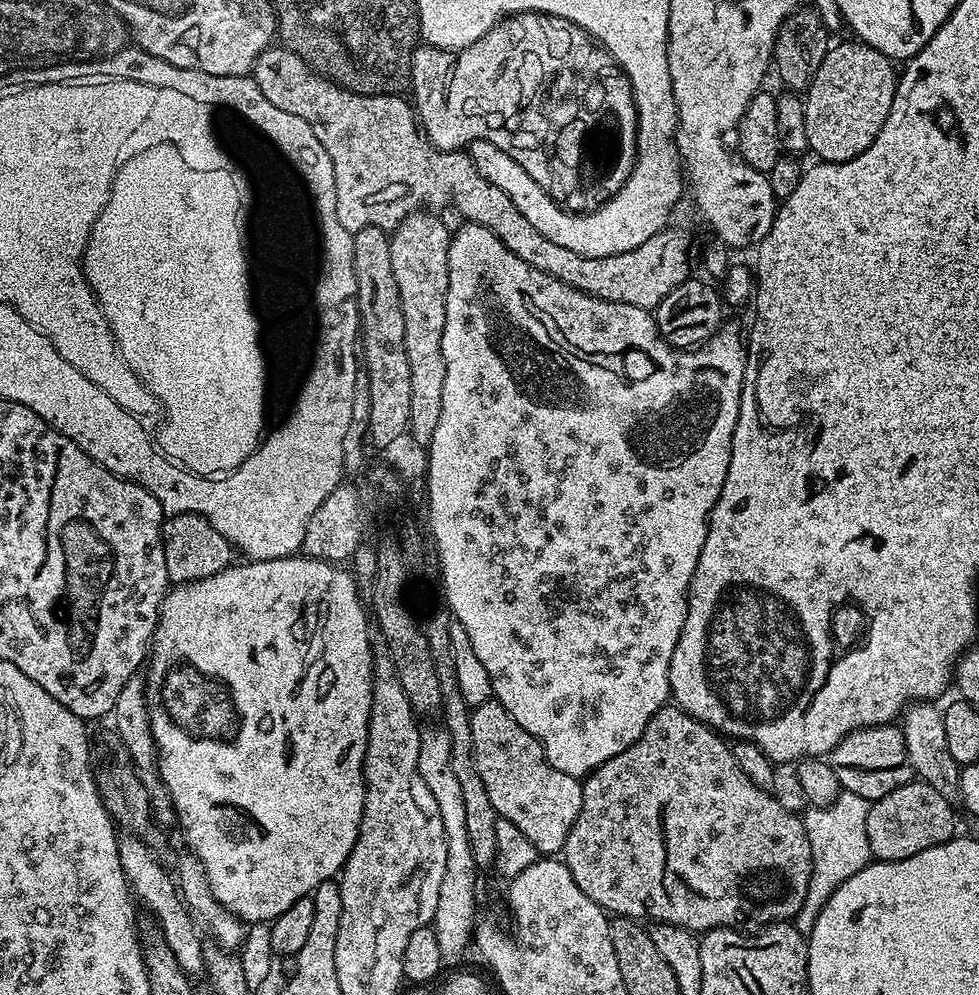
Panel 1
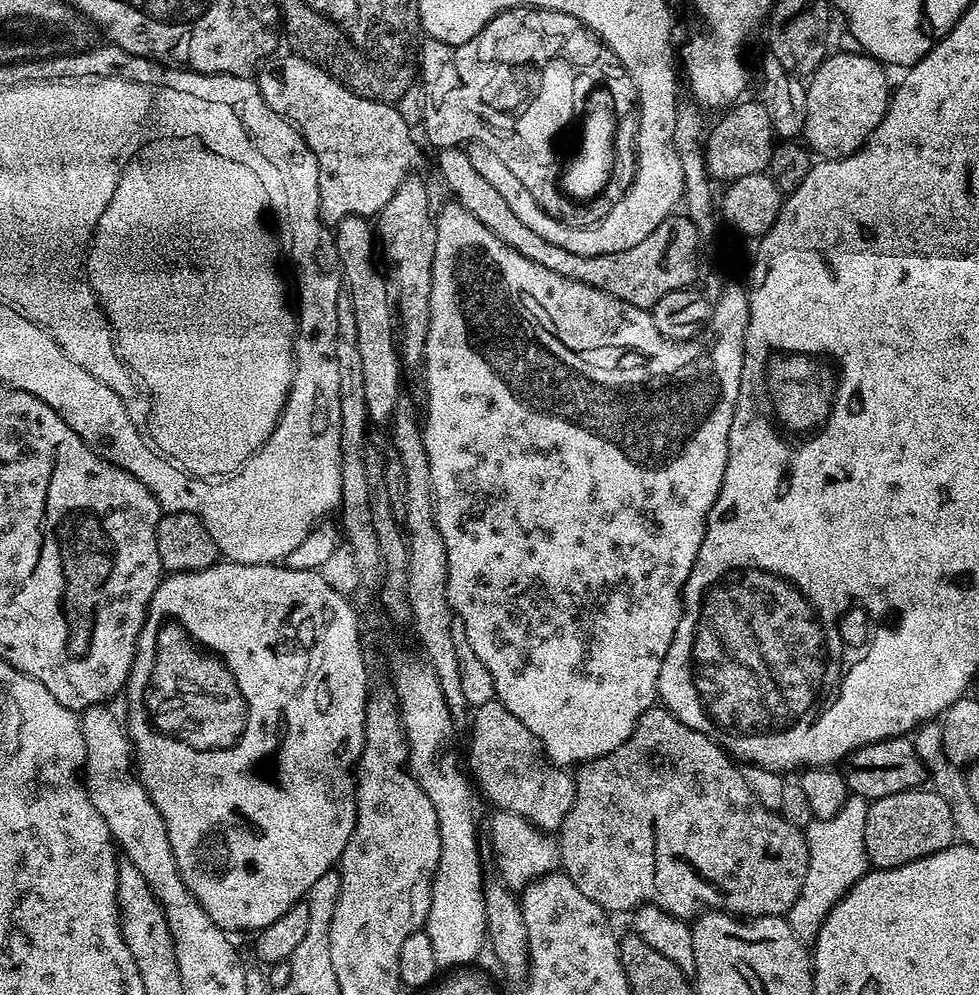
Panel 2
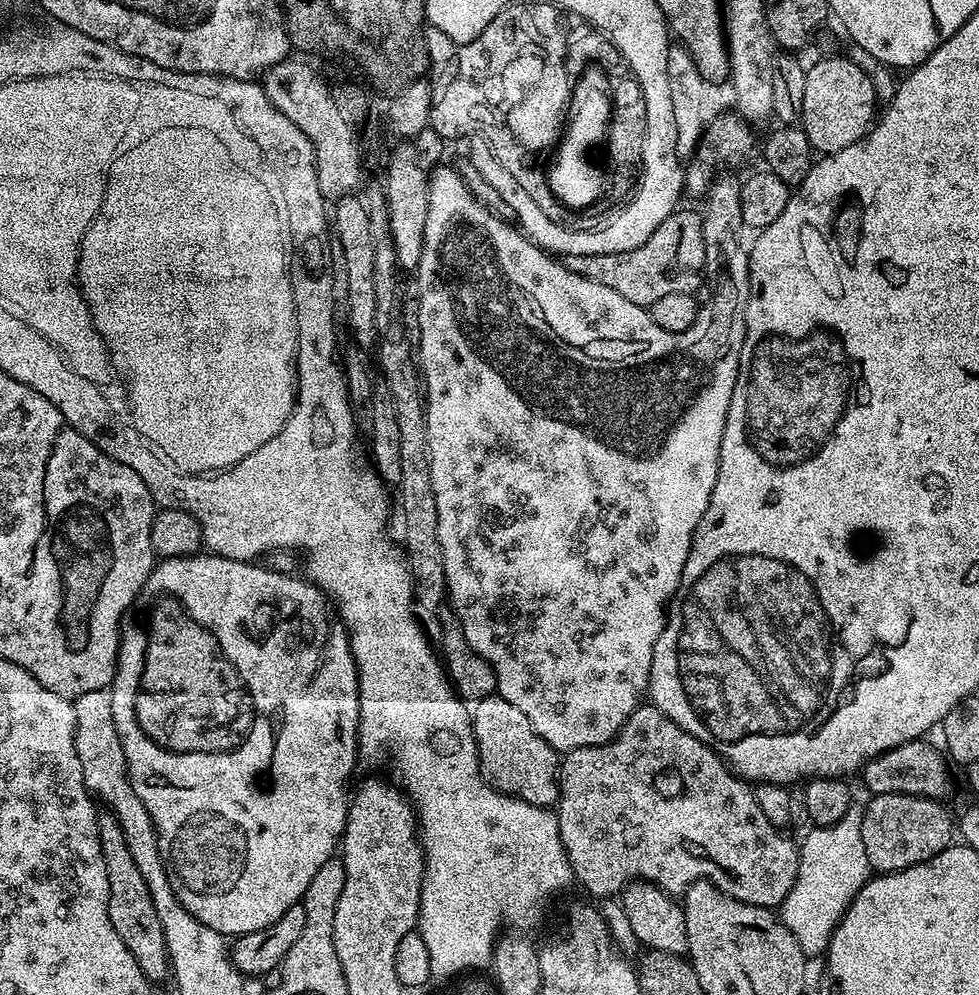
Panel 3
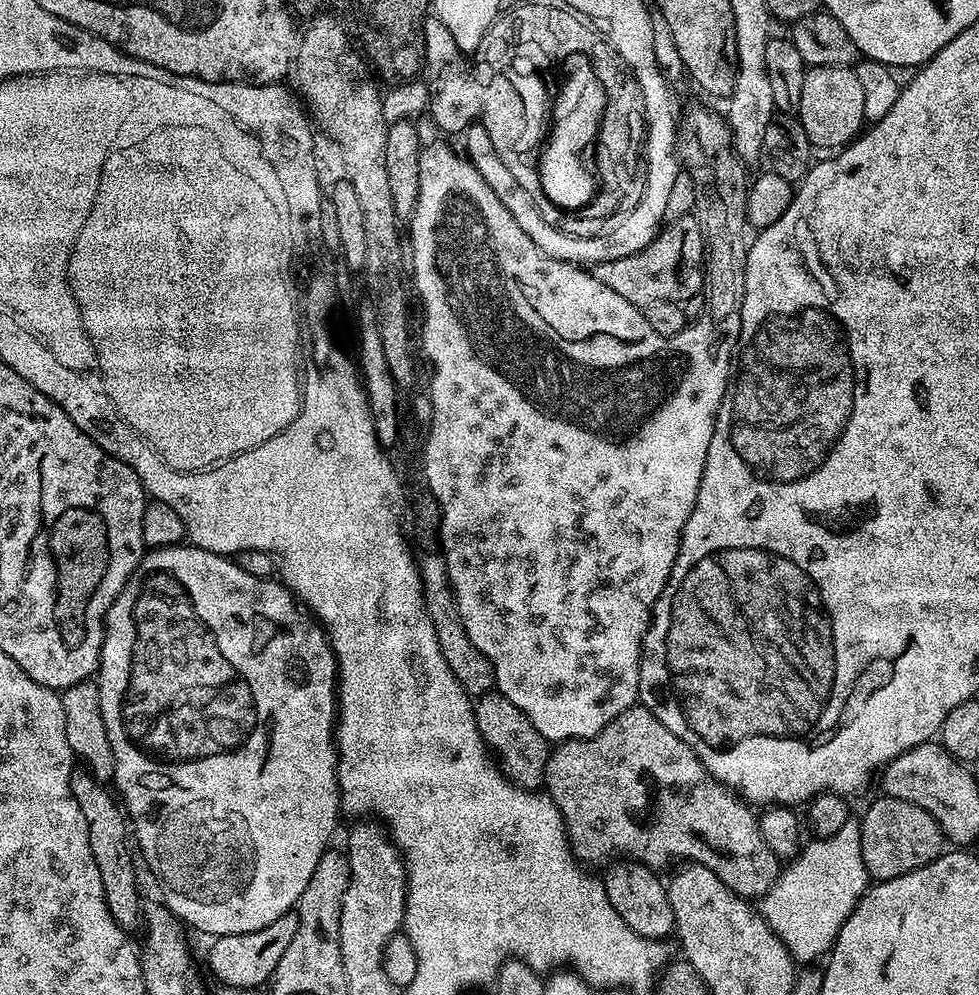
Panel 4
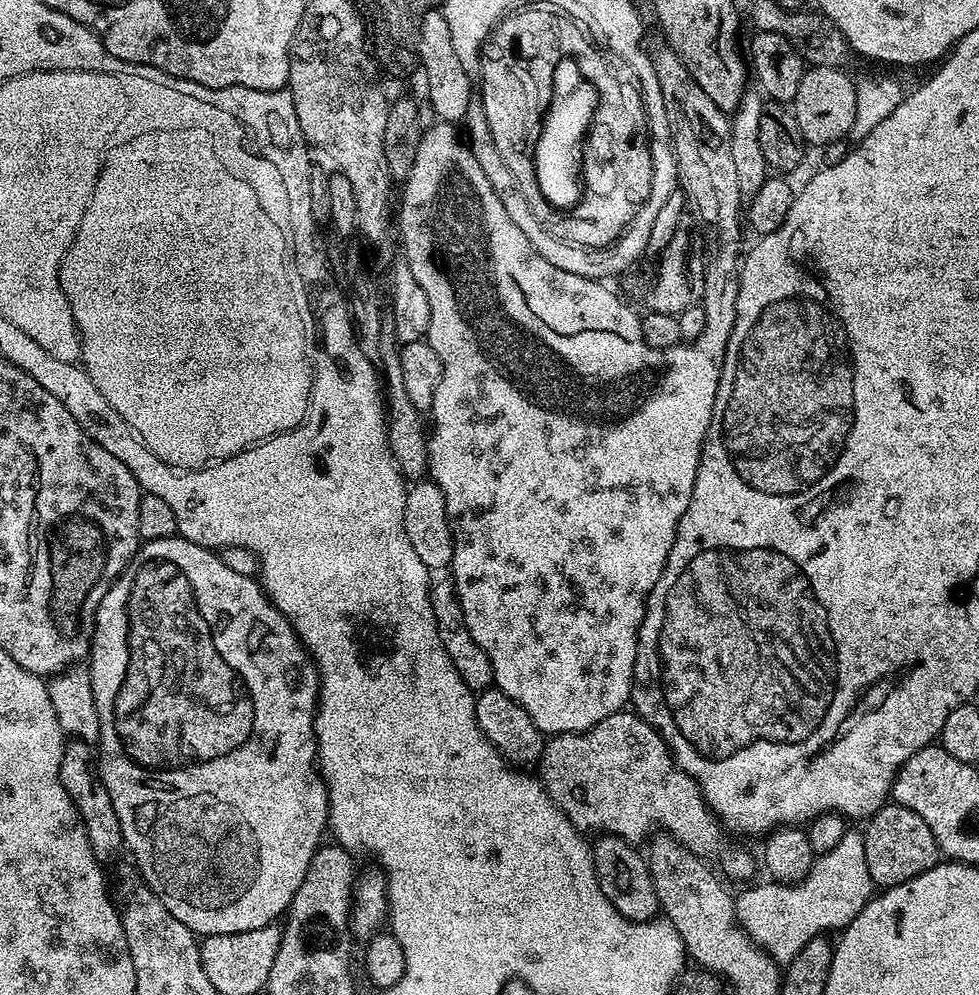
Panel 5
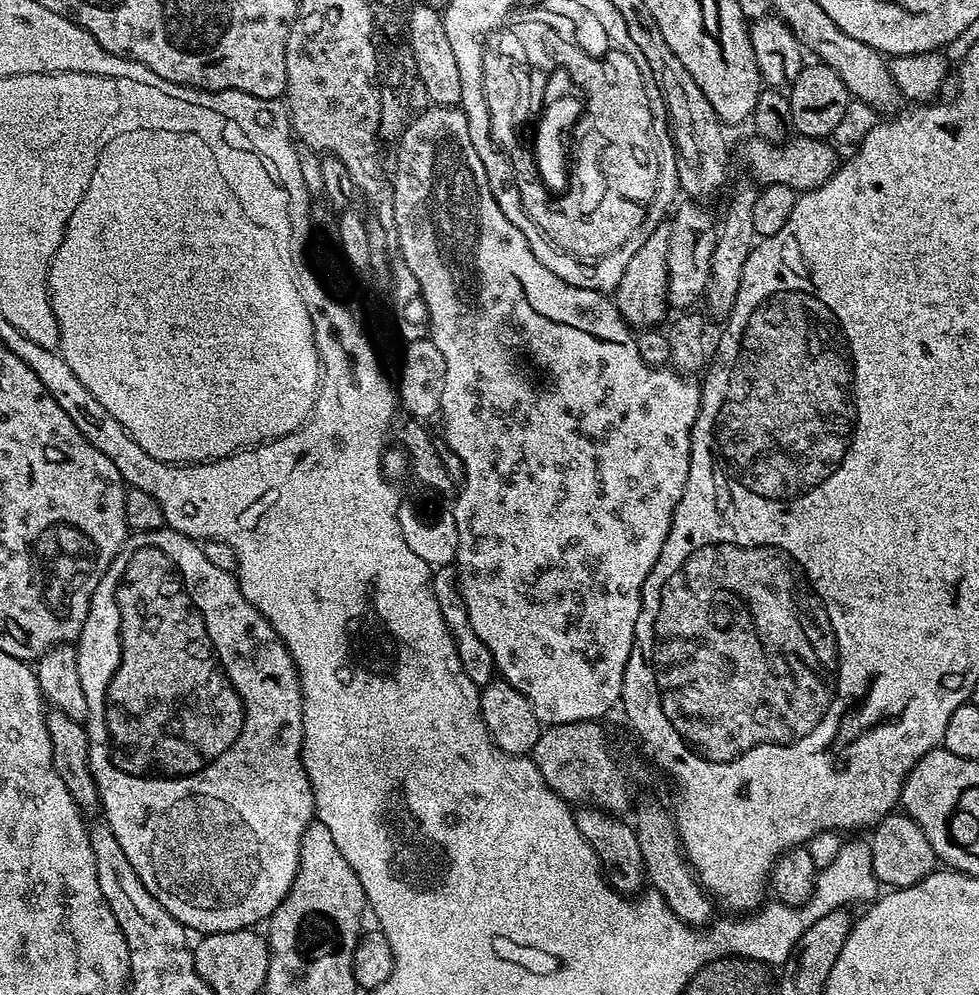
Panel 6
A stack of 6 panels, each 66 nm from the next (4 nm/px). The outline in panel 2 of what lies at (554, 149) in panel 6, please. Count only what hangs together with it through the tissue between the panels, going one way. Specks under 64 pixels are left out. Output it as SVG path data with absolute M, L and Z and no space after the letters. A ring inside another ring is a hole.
M609 87L596 88L588 96L582 121L582 138L578 152L571 158L570 164L561 173L561 188L569 199L585 202L599 197L609 187L612 180L615 158L615 136L619 115L616 110L612 91Z

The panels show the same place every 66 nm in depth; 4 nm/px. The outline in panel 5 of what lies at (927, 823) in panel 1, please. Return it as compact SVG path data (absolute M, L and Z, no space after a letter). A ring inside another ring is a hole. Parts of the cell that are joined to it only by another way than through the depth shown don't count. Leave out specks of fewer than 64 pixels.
M888 802L871 816L867 824L868 828L863 829L866 866L877 889L893 888L902 882L910 882L910 878L918 878L918 874L941 863L942 853L934 834L930 834L930 826L926 826L926 822L918 818L914 810L906 810L906 806Z

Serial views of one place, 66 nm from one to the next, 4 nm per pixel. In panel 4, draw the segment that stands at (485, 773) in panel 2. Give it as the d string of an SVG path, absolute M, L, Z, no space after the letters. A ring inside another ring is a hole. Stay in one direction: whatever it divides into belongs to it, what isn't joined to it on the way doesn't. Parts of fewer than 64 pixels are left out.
M495 690L479 697L475 701L474 711L478 730L508 781L520 788L539 789L544 782L550 744L542 734L538 734L538 730L534 730L530 718L526 718L526 714L522 714L522 710L518 710L518 706L510 702L510 698Z

